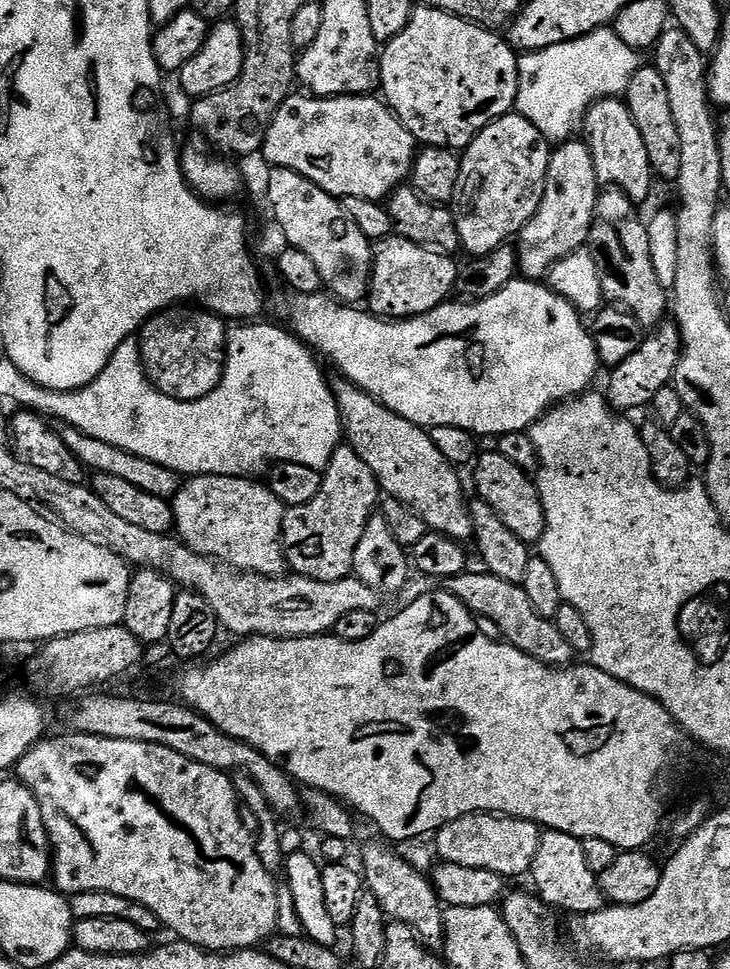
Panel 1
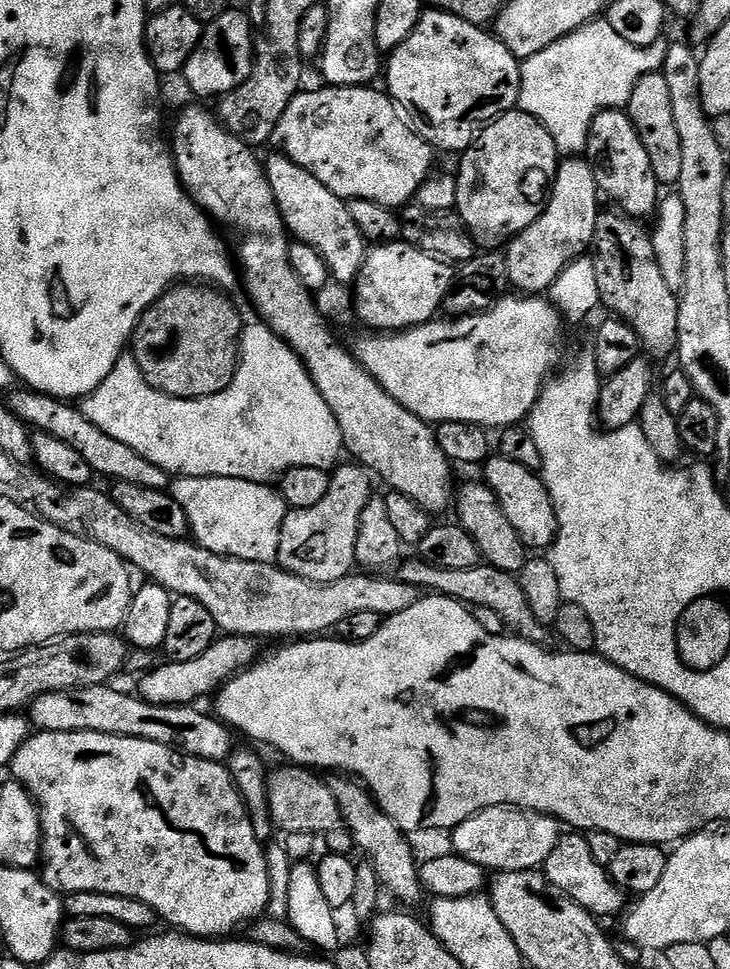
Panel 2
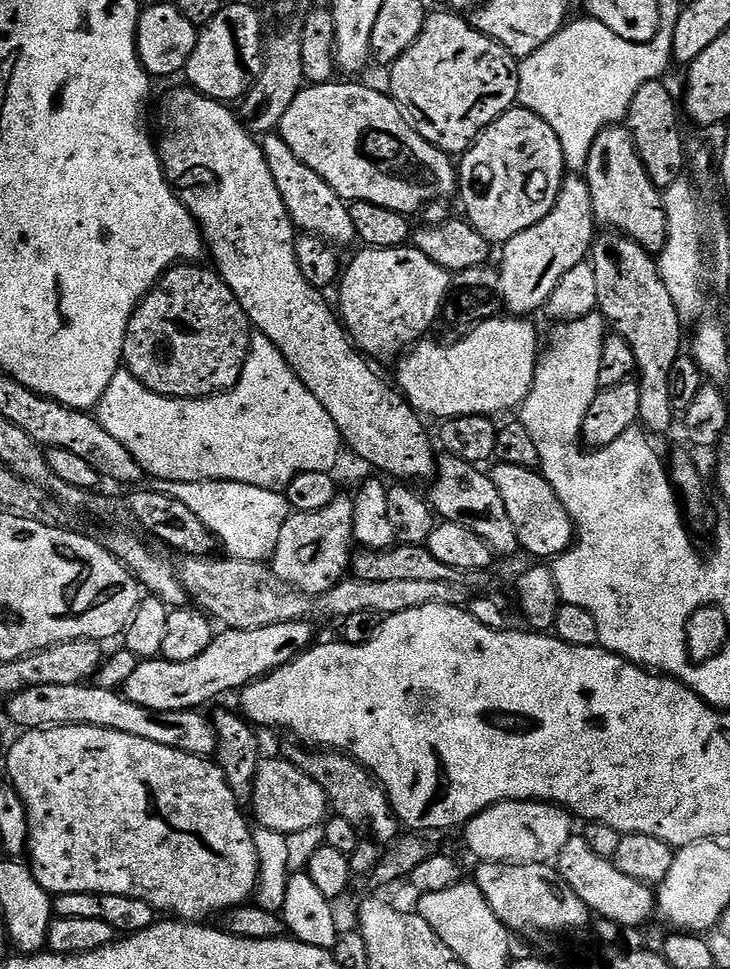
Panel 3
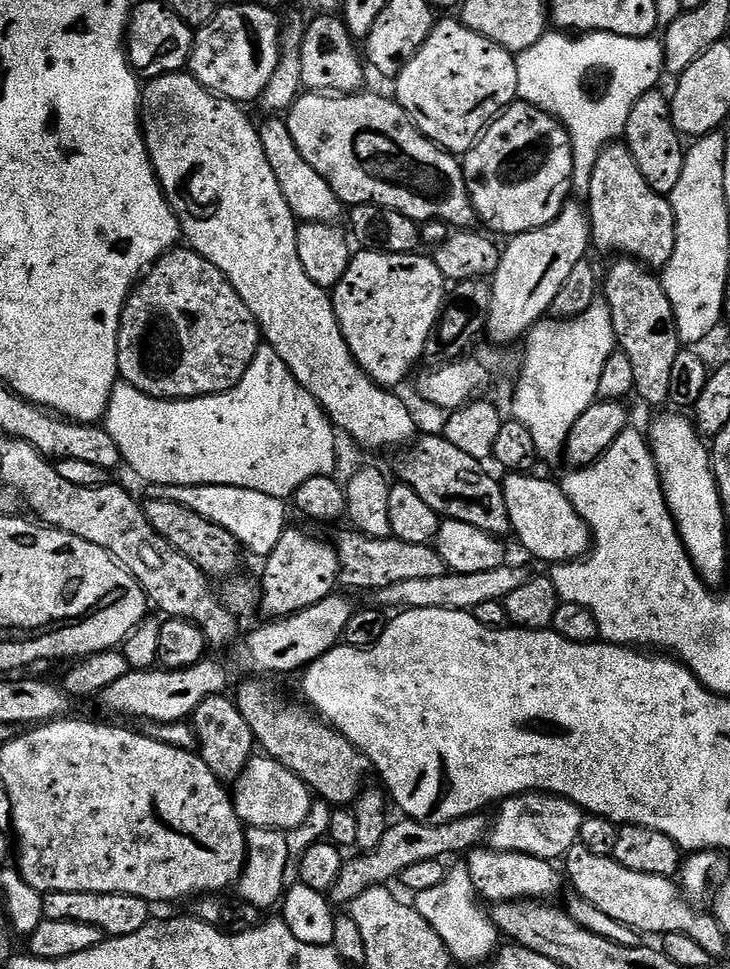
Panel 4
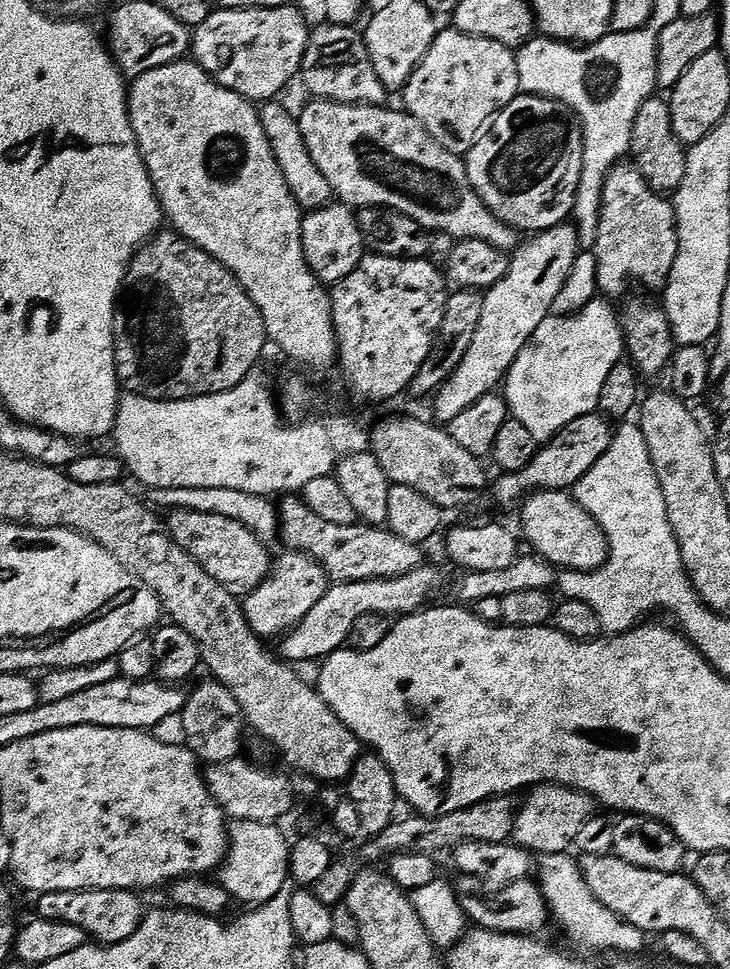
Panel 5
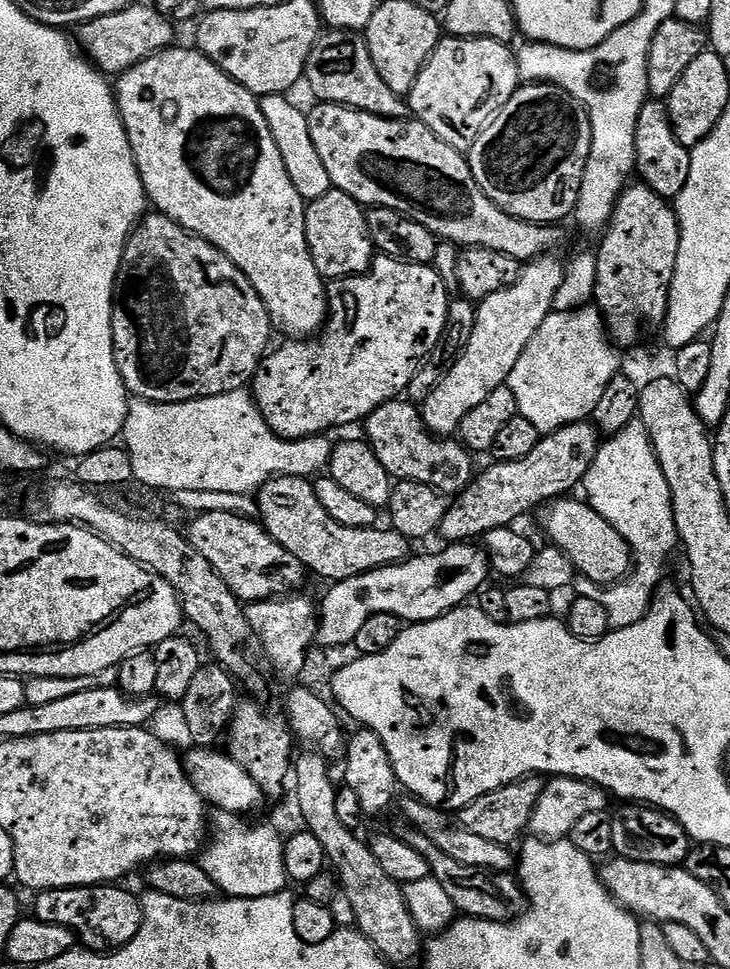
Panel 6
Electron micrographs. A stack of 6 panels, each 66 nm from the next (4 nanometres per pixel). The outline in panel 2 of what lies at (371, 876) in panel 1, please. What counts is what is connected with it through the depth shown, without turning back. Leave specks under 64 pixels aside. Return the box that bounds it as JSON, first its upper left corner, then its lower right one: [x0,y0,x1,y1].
[327,774,425,904]

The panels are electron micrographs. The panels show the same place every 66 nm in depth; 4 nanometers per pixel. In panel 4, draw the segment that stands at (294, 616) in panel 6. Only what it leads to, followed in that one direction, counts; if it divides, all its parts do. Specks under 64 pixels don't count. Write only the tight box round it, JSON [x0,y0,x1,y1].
[259,526,340,618]

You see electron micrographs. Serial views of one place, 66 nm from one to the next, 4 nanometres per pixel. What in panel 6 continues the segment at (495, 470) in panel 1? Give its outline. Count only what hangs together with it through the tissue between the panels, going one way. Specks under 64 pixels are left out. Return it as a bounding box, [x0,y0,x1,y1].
[544,498,631,586]

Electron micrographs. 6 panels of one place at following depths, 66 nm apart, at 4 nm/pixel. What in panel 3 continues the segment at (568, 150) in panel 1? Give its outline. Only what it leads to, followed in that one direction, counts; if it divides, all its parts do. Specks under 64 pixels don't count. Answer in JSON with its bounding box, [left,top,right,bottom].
[498,174,598,318]

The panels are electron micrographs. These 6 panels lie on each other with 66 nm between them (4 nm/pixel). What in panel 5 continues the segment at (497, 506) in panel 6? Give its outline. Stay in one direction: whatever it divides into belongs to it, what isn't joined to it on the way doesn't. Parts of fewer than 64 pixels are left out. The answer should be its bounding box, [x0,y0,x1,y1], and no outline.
[495,411,614,504]

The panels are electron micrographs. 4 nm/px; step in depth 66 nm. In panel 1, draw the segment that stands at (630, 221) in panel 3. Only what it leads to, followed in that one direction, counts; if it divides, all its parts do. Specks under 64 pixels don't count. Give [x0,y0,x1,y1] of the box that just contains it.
[582,98,654,202]

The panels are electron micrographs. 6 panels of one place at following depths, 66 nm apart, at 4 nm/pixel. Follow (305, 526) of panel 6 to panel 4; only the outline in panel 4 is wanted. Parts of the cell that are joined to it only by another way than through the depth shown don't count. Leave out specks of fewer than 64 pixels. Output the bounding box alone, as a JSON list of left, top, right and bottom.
[334,530,446,594]

